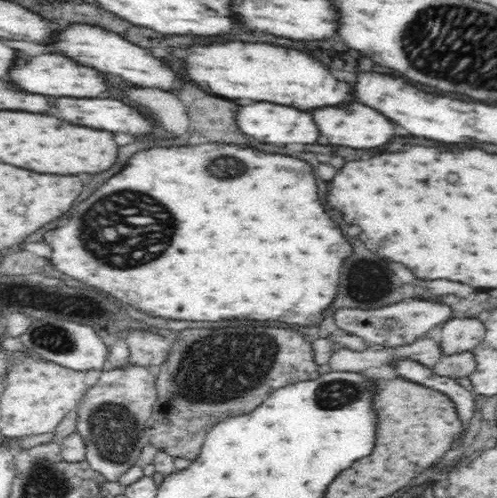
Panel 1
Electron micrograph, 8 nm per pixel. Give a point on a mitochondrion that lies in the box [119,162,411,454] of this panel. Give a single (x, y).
(221, 364)

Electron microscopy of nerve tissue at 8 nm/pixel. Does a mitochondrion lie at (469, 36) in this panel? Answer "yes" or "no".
yes

